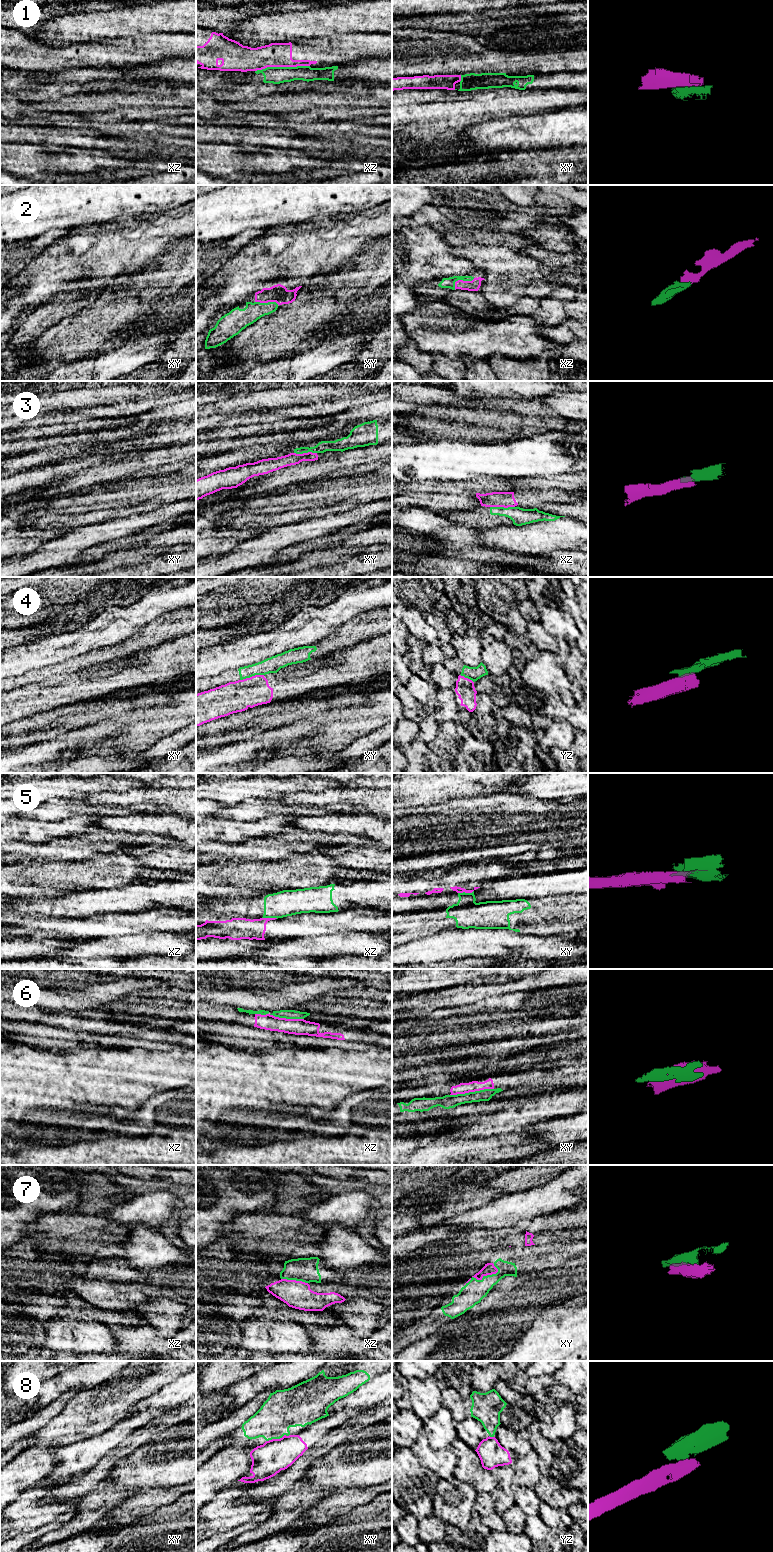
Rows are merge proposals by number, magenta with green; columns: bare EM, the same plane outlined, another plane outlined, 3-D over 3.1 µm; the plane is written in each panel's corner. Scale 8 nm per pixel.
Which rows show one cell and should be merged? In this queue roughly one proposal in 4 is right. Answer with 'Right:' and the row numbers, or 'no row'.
Right: 2, 6, 7

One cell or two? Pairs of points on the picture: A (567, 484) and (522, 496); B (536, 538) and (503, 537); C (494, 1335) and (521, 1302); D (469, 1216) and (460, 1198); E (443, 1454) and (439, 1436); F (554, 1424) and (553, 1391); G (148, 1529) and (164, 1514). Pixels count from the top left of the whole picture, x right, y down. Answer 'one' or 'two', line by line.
A: two
B: one
C: one
D: two
E: two
F: one
G: one

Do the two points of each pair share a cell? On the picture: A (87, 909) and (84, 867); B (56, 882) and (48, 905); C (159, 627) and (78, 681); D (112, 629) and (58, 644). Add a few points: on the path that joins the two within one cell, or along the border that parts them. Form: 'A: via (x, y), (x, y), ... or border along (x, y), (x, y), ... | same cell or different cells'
A: via (100, 896), (111, 888), (97, 880) | same cell
B: via (56, 888), (56, 891), (49, 899) | same cell
C: border along (164, 642), (141, 649) | different cells
D: via (99, 632), (86, 639), (74, 640), (71, 643) | same cell

